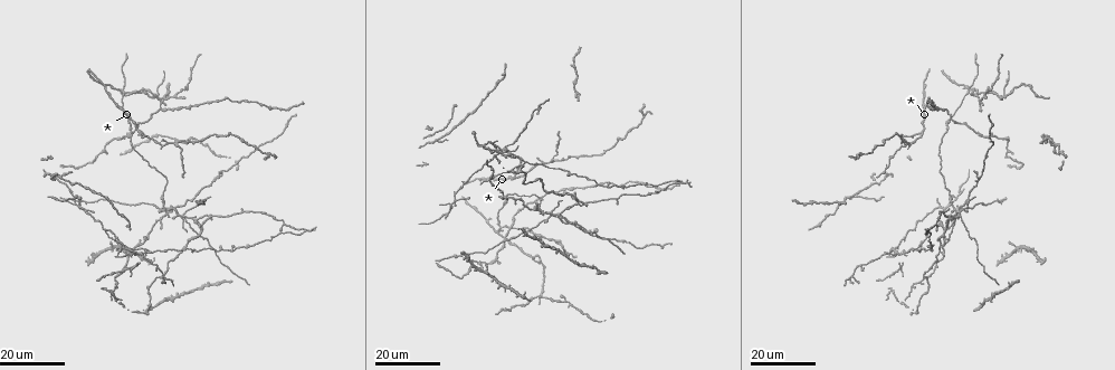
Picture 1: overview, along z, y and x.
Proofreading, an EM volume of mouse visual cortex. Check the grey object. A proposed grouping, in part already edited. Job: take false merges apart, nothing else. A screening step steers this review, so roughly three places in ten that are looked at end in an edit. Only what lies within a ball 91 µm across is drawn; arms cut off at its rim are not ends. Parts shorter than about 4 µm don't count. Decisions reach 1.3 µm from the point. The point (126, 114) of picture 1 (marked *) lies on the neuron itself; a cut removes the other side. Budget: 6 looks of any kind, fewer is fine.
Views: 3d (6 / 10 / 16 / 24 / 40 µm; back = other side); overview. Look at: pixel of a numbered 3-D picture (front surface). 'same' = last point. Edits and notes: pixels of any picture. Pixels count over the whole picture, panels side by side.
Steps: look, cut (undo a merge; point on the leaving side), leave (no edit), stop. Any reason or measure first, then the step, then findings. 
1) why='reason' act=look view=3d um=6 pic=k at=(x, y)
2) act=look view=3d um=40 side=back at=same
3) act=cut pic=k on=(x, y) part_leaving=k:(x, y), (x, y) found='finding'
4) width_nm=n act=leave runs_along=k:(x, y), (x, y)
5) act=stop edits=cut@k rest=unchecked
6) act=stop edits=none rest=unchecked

why='three-way junction' act=look view=3d um=24 pic=1 at=(554, 160)

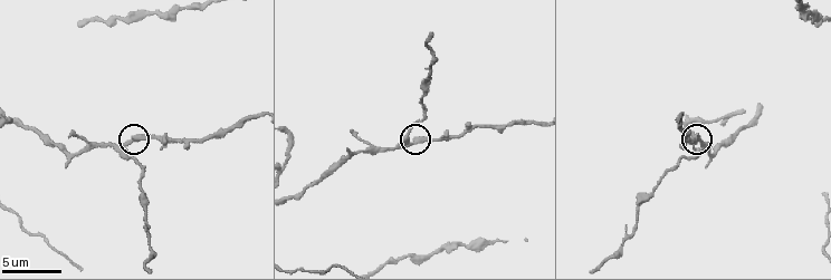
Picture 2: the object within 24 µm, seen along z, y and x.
act=look view=3d um=10 pic=2 at=(127, 144)

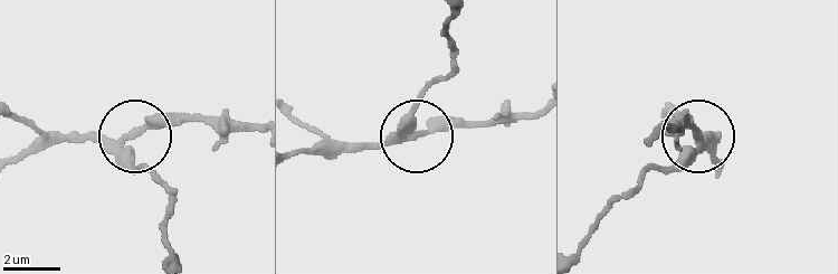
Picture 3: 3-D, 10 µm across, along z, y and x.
side_arm_um=44 act=cut pic=3 on=(137, 171) part_leaving=3:(691, 154), (643, 176), (577, 255) found='two neurons meet here'

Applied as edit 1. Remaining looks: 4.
why='arms part here' act=look view=3d um=16 pic=1 at=(514, 177)

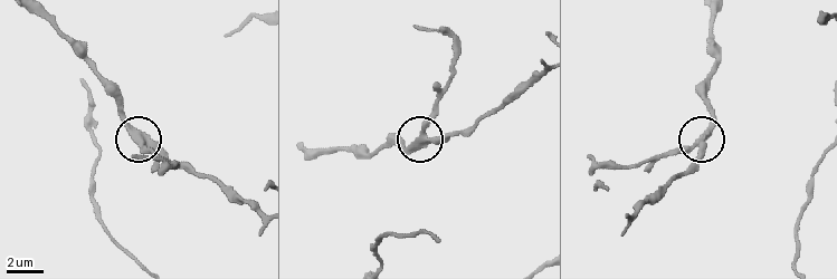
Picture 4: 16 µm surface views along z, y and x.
act=look view=3d um=6 pic=4 at=(423, 132)

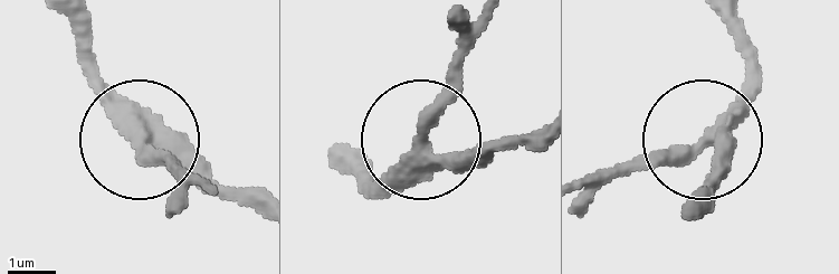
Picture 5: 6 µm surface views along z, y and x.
side_arm_um=9 arms=3 act=leave found='continuous, no second neuron'

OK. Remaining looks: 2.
act=look view=3d um=16 pic=1 at=(437, 139)

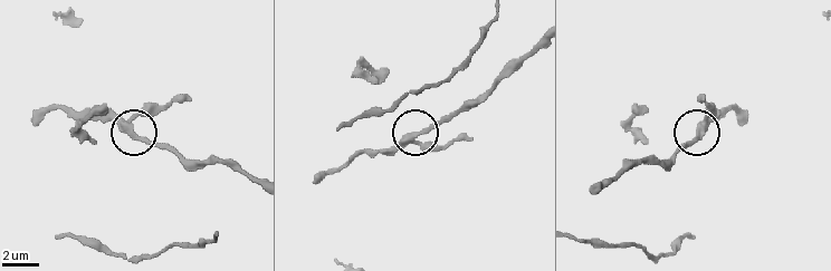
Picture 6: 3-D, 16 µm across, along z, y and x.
act=look view=3d um=10 pic=6 at=(125, 130)

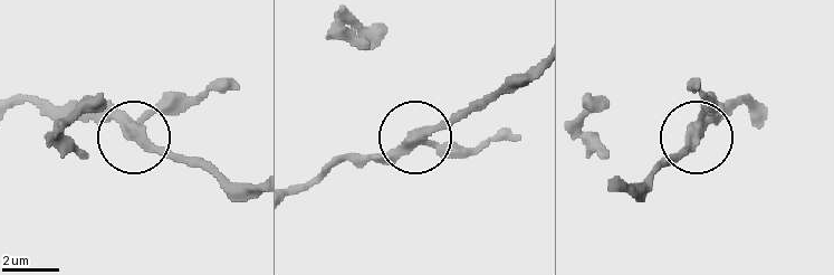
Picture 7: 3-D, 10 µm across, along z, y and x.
act=leave found='one neuron here'

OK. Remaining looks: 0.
act=stop edits=cut@3 rest=unchecked

